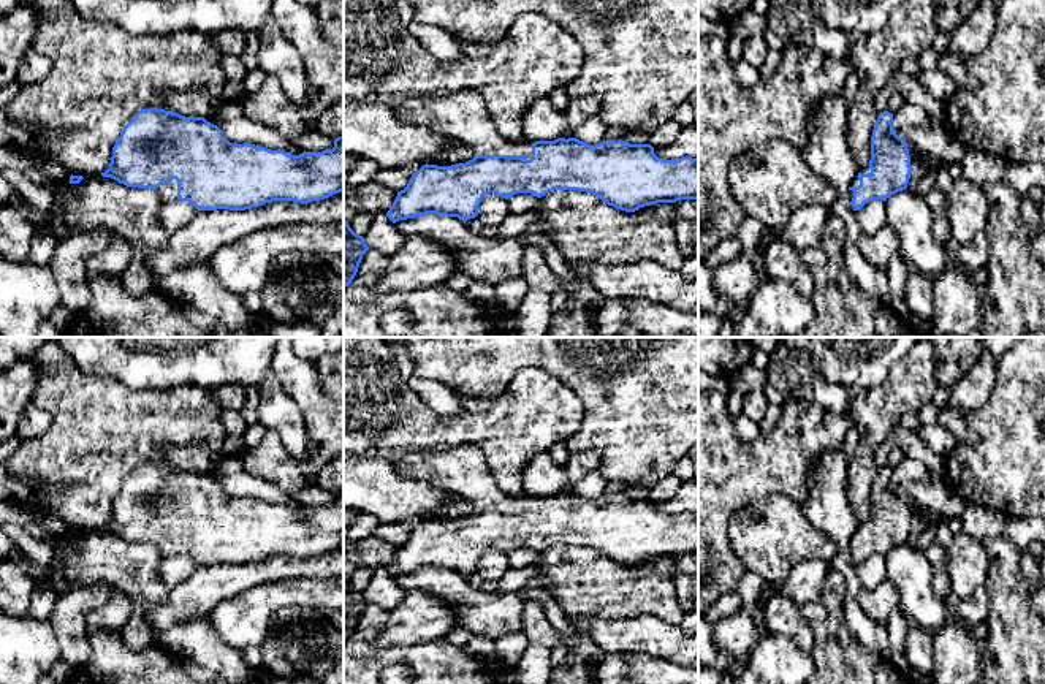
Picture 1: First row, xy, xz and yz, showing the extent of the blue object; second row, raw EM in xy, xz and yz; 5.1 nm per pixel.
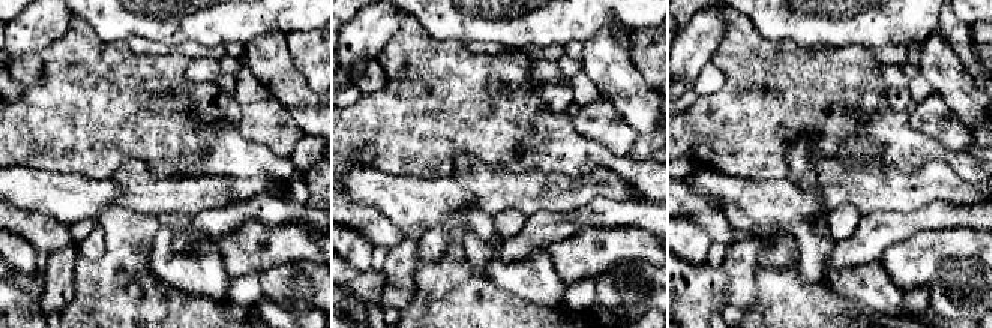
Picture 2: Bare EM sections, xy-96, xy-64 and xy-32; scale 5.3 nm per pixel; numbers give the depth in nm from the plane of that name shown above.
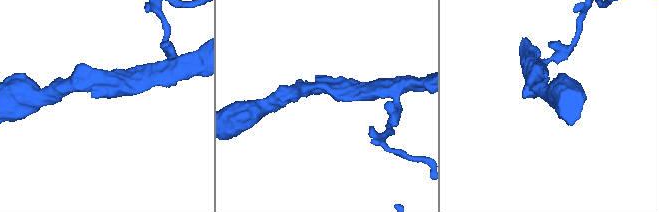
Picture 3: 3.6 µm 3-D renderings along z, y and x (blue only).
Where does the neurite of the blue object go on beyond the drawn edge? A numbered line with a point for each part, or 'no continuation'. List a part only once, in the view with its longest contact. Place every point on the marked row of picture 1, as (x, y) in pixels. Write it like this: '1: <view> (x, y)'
1: xz (464, 116)

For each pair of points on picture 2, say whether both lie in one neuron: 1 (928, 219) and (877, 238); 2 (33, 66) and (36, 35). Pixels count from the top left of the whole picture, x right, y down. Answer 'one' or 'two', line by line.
1: one
2: two

